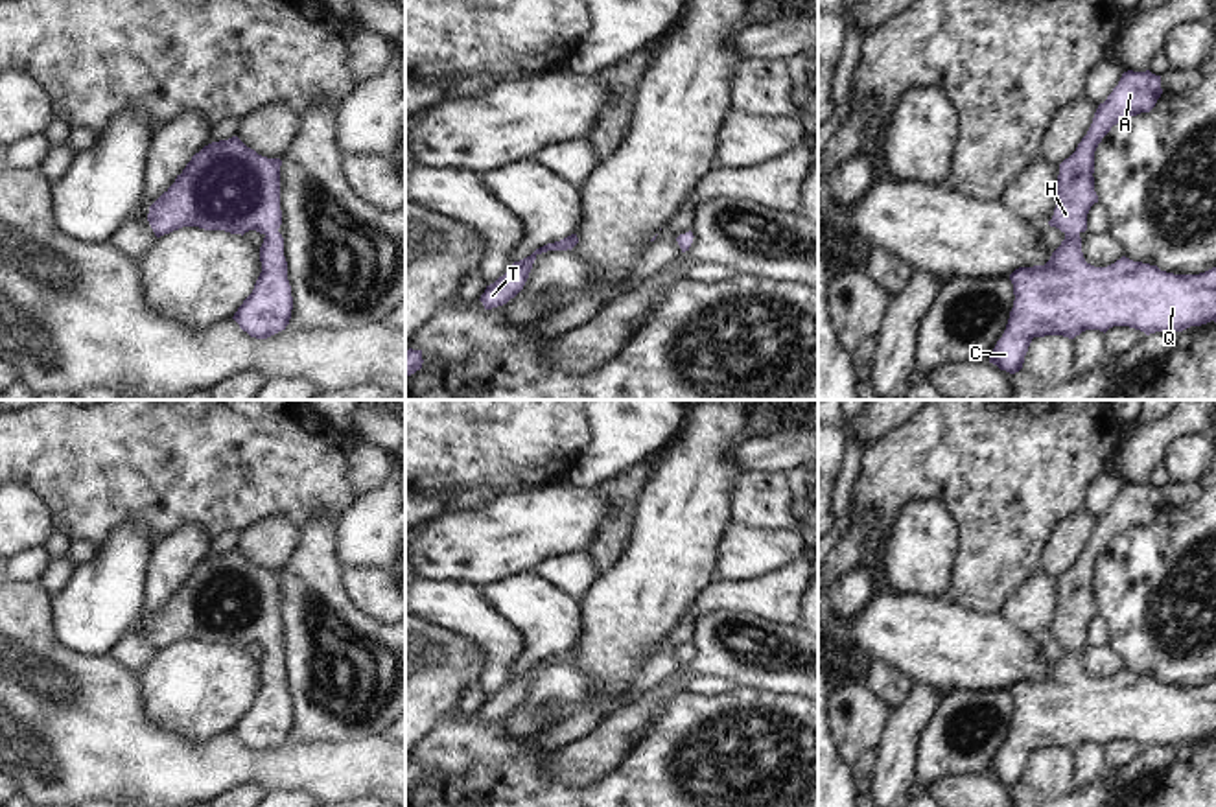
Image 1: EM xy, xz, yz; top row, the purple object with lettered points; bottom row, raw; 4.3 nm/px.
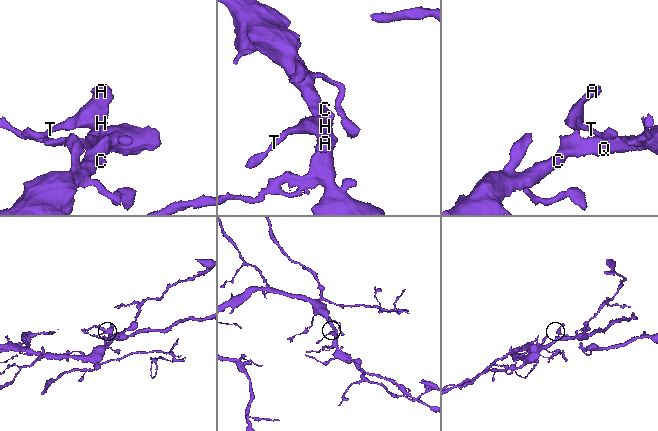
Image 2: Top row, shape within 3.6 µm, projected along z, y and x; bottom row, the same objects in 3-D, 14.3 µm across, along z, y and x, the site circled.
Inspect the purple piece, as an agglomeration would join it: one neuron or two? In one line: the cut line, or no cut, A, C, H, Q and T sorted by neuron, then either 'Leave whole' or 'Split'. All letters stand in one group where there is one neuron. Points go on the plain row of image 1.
No split. Groups: A C H Q T. Leave whole.

